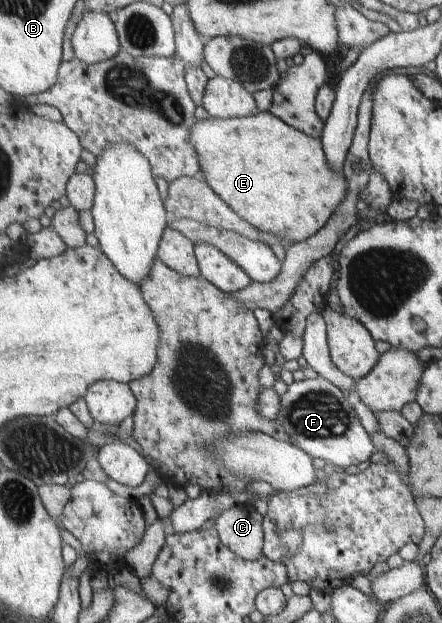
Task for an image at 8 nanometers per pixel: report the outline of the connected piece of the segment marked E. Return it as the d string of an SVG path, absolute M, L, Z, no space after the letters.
M259 110L255 115L235 119L209 117L197 120L189 132L189 140L197 150L201 179L243 220L286 245L305 242L317 235L349 196L348 177L344 170L337 172L332 168L319 136L297 130L270 111Z

